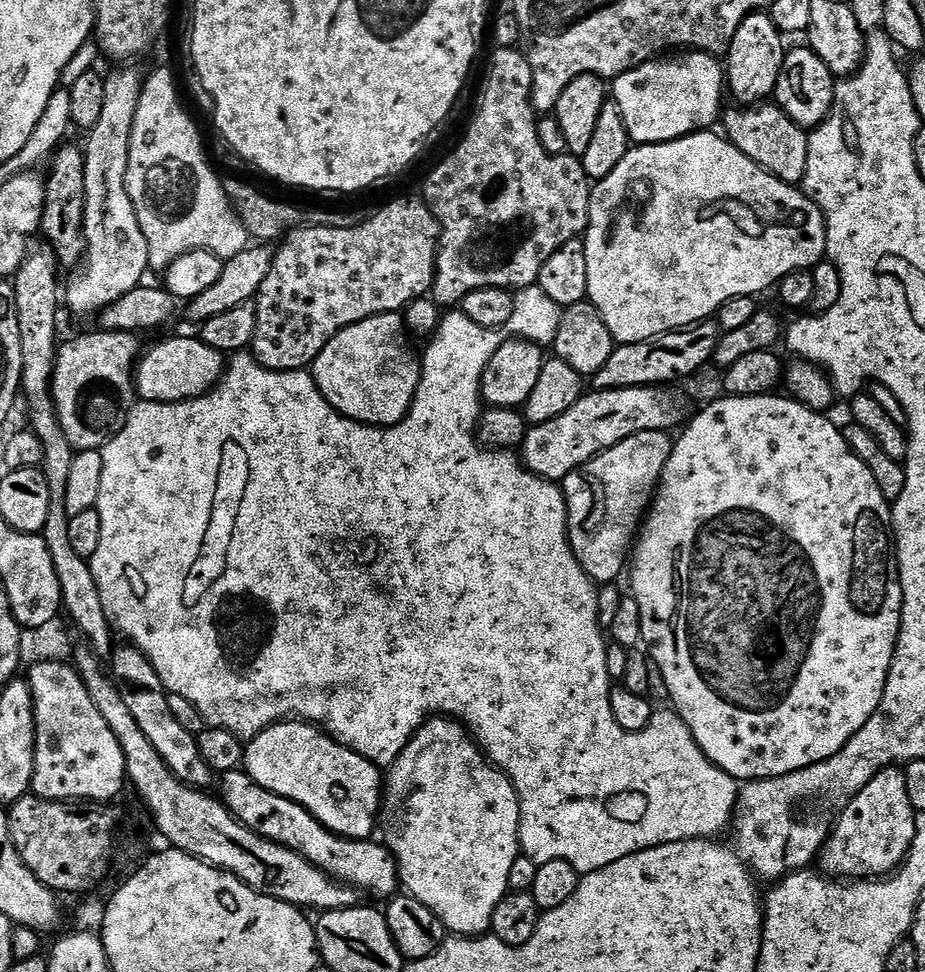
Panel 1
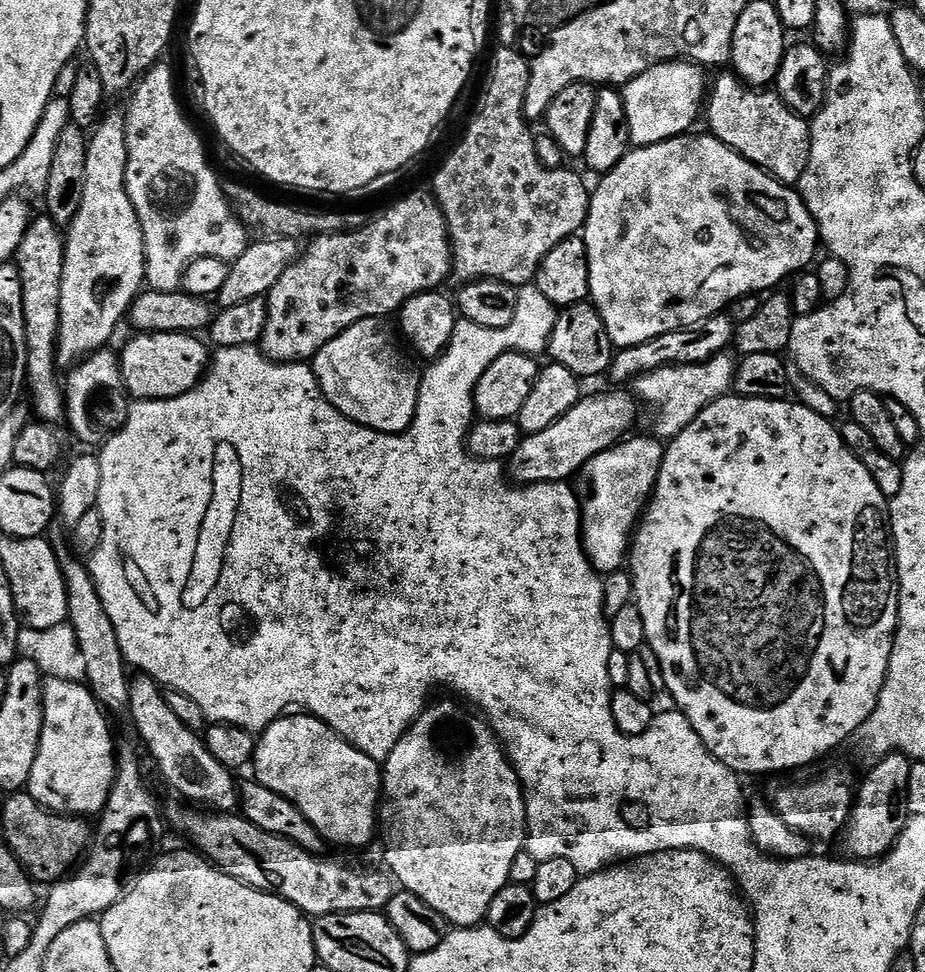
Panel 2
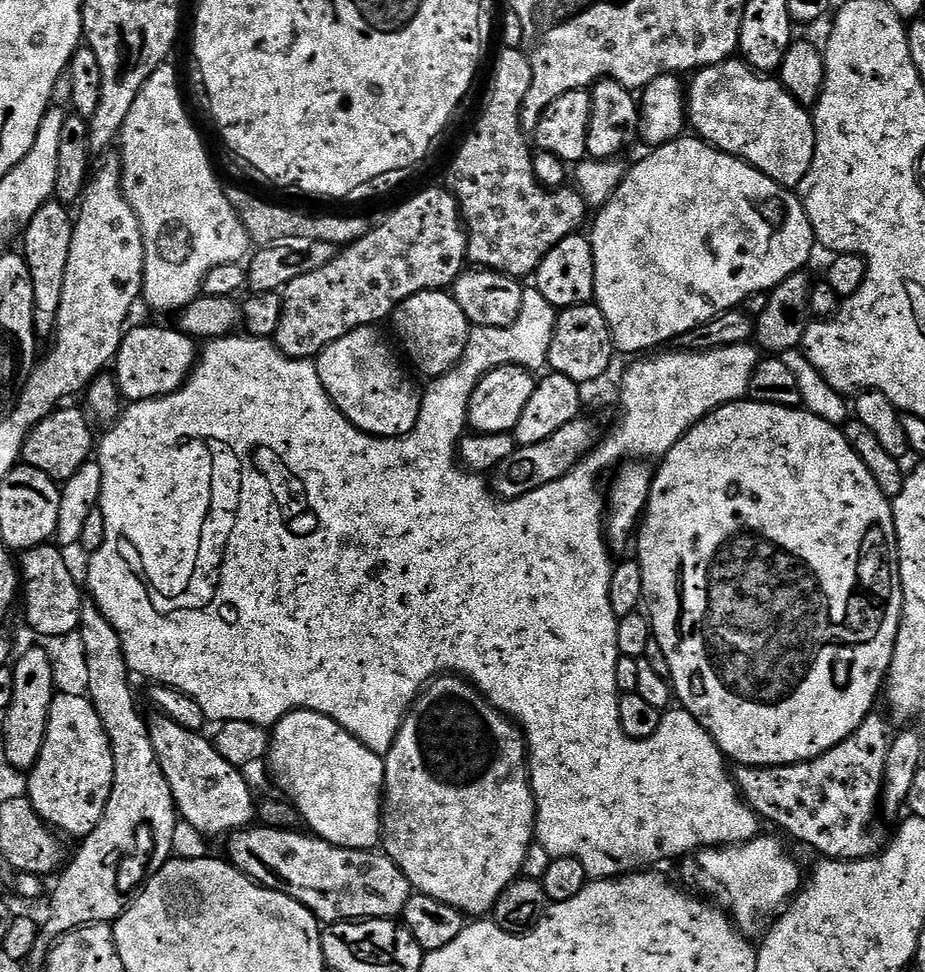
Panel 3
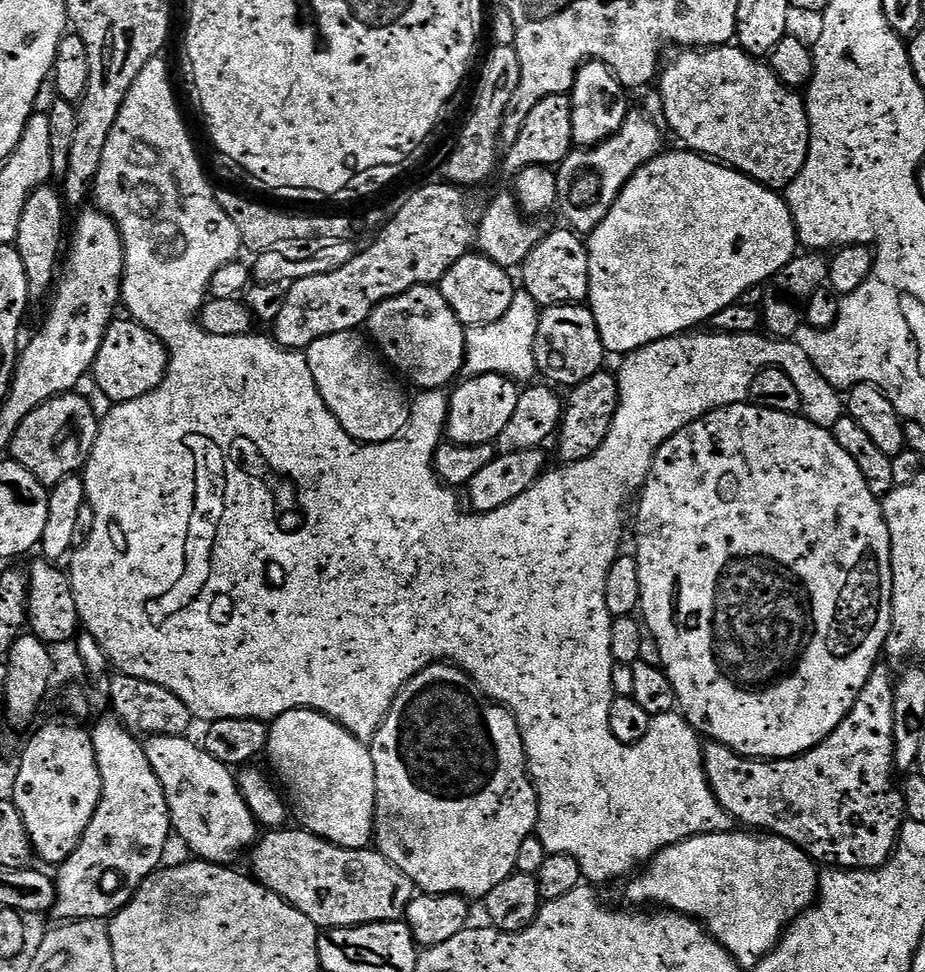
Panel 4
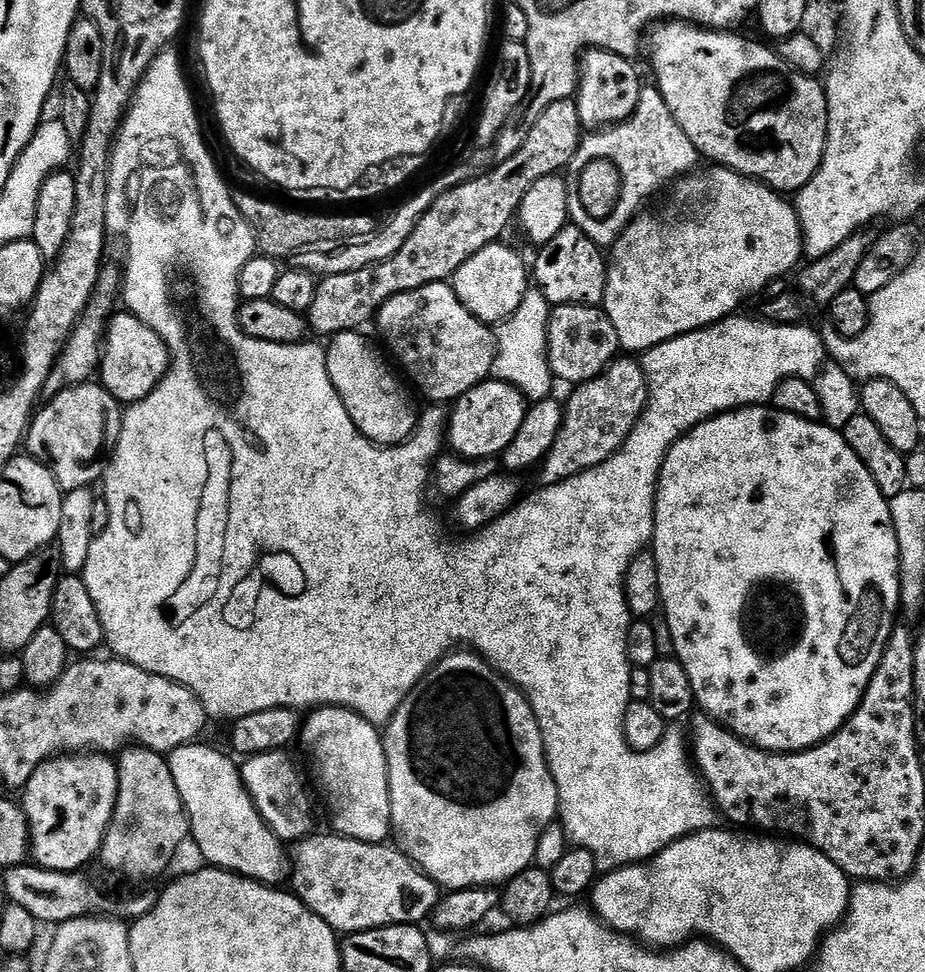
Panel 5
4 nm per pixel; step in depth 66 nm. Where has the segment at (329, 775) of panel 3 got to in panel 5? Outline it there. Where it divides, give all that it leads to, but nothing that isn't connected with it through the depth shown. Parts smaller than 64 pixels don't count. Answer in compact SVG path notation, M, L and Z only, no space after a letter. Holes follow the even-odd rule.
M317 708L302 724L302 740L316 755L316 768L320 772L333 772L340 780L352 784L349 788L328 788L324 800L332 815L332 824L341 836L361 840L367 844L383 844L392 831L392 807L388 793L388 763L384 741L377 725L364 720L346 708Z

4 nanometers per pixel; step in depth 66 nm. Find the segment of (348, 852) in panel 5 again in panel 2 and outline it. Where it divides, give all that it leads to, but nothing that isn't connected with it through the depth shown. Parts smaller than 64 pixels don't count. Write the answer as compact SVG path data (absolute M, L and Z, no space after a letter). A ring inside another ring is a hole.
M192 806L184 807L188 808L172 808L169 812L167 809L167 823L185 832L197 844L195 847L221 872L262 892L275 892L309 918L343 912L380 912L387 909L398 891L387 871L351 868L336 860L323 860L323 855L308 852L292 840L270 834L240 814L213 814Z

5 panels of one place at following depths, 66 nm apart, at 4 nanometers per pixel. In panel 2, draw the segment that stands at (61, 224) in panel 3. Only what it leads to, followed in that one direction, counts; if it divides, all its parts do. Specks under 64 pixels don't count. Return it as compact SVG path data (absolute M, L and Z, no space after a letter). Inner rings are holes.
M50 218L33 219L28 225L26 234L20 243L20 250L14 260L22 278L22 308L24 310L24 325L26 326L26 366L28 367L27 391L32 391L36 399L36 412L41 421L53 426L59 425L66 416L66 388L62 383L61 369L56 363L56 349L60 338L60 299L62 298L62 270L64 269L65 233L61 225L55 224Z

